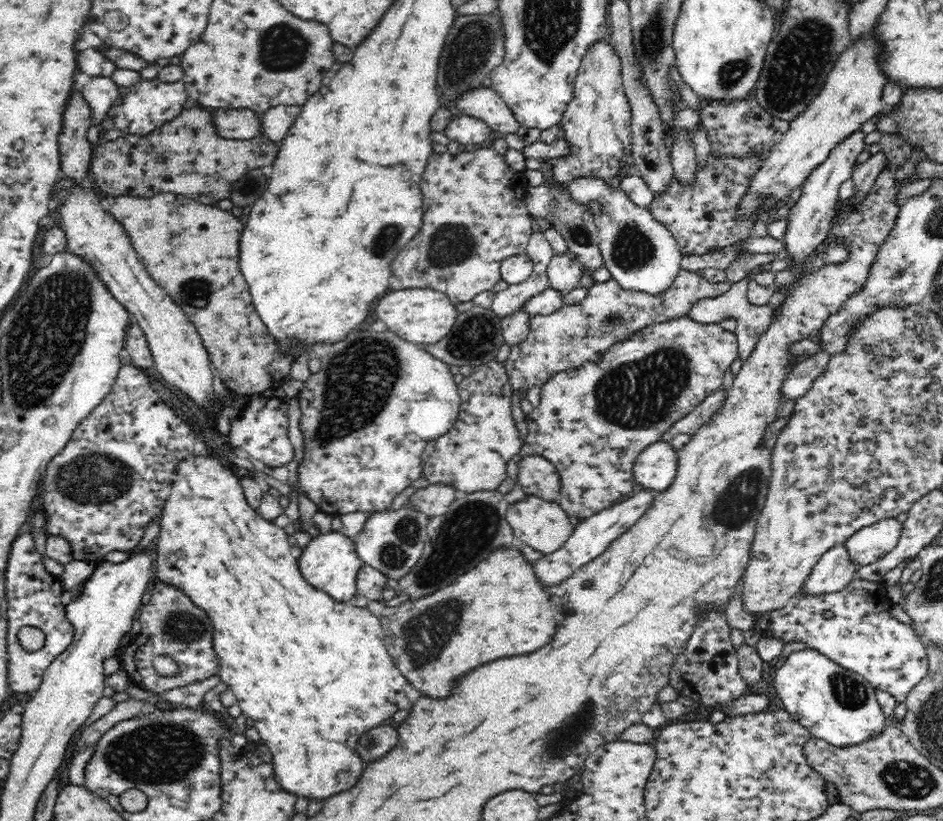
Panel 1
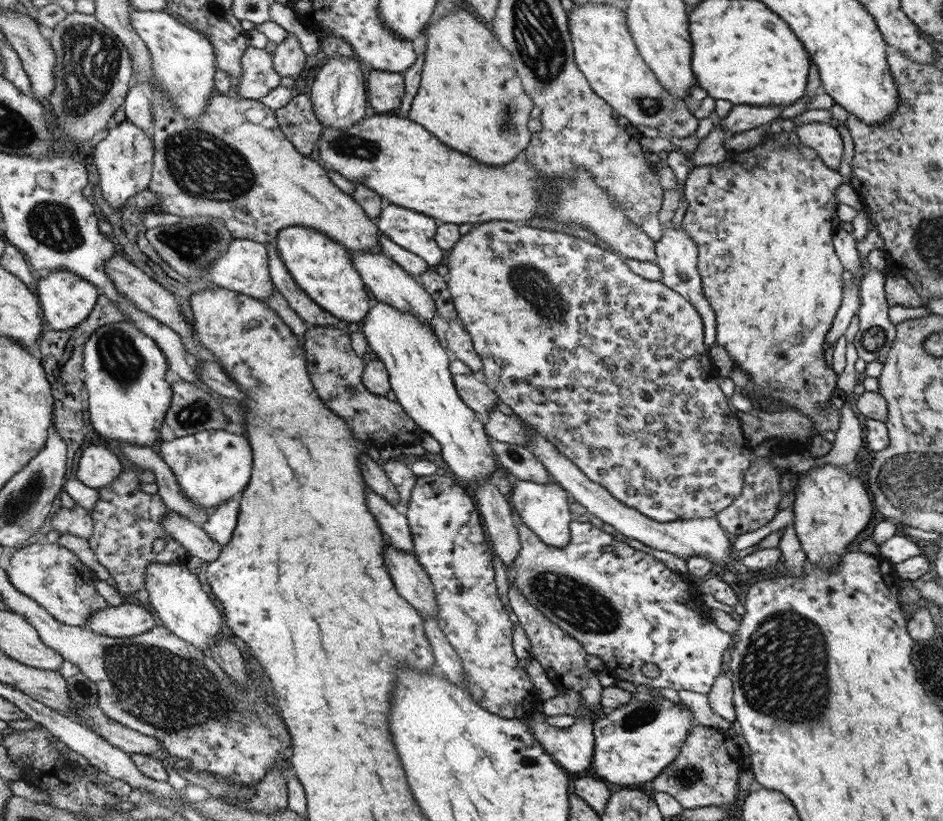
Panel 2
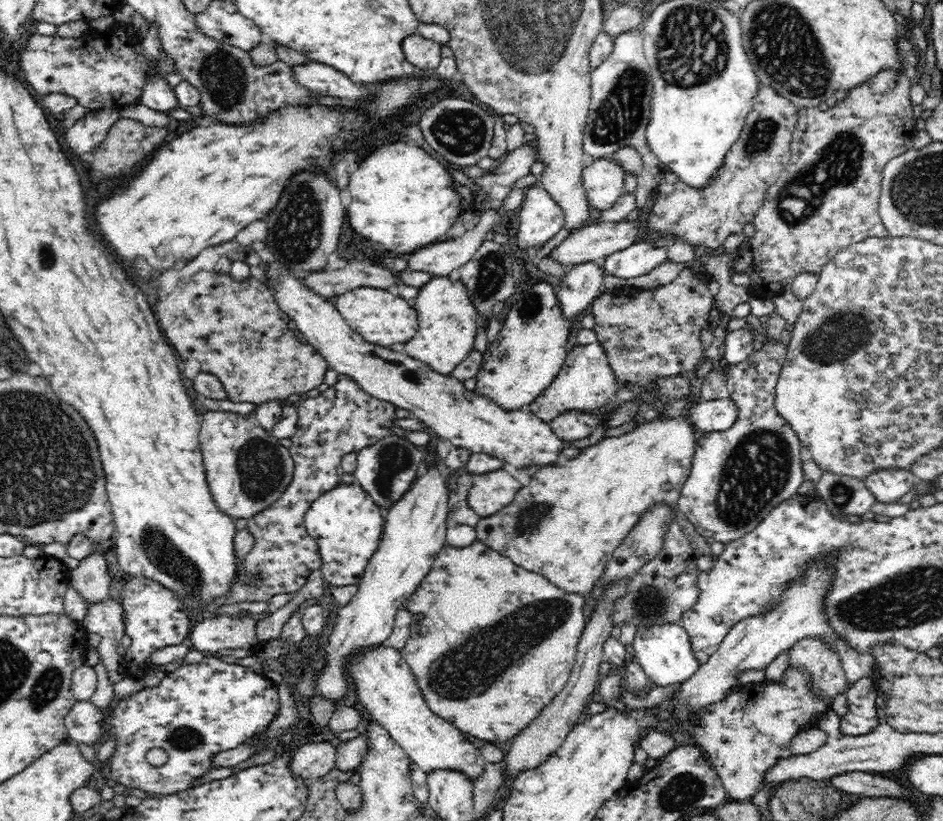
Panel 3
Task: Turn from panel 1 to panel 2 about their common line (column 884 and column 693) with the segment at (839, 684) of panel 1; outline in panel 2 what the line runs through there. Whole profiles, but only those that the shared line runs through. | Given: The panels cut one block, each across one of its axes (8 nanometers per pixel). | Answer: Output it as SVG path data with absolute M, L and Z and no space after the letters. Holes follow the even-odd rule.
M663 695L662 698L650 701L632 700L614 711L608 711L604 718L594 722L595 745L590 768L594 770L596 778L607 782L612 788L647 788L650 782L678 756L679 748L687 739L689 730L696 725L692 711L685 704L676 705Z

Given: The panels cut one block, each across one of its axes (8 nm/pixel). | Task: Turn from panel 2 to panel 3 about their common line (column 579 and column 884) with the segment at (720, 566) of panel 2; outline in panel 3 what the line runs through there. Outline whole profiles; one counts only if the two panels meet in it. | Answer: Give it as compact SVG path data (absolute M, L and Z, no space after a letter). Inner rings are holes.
M876 469L865 478L865 485L877 502L895 503L921 480L910 469Z

